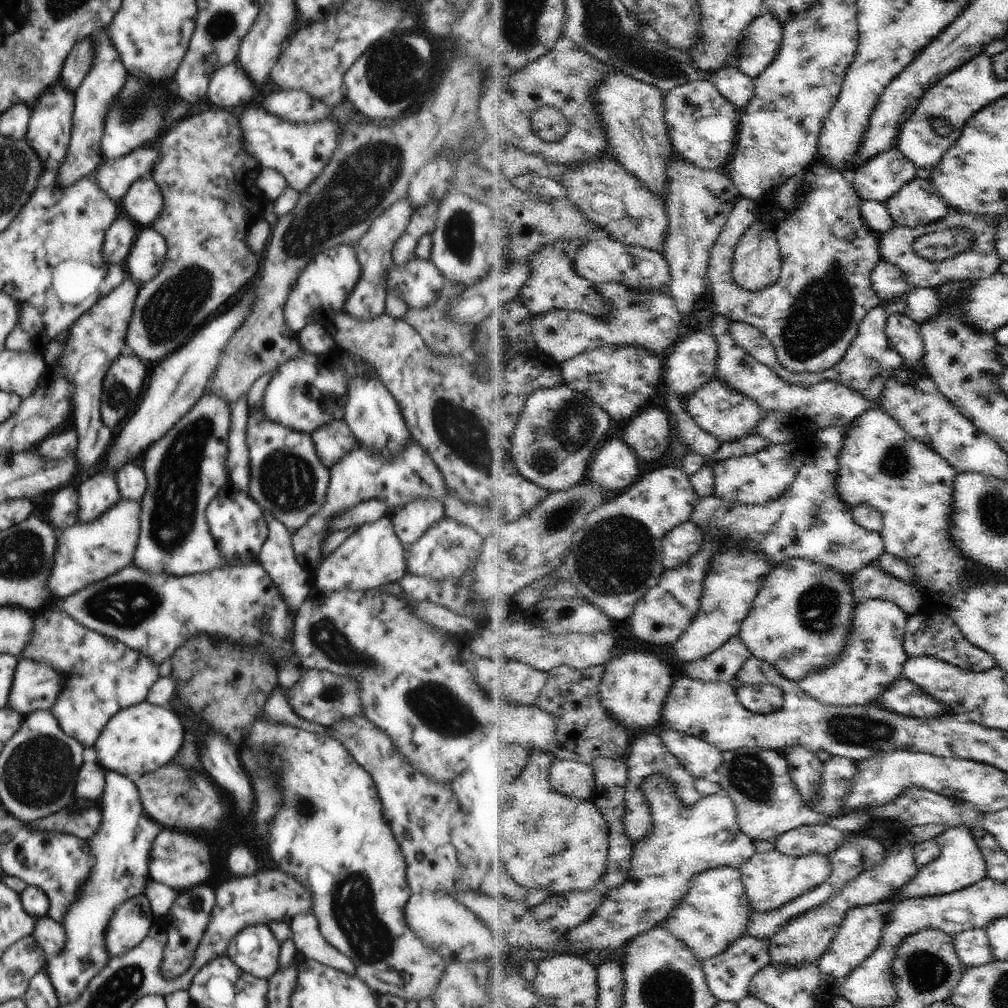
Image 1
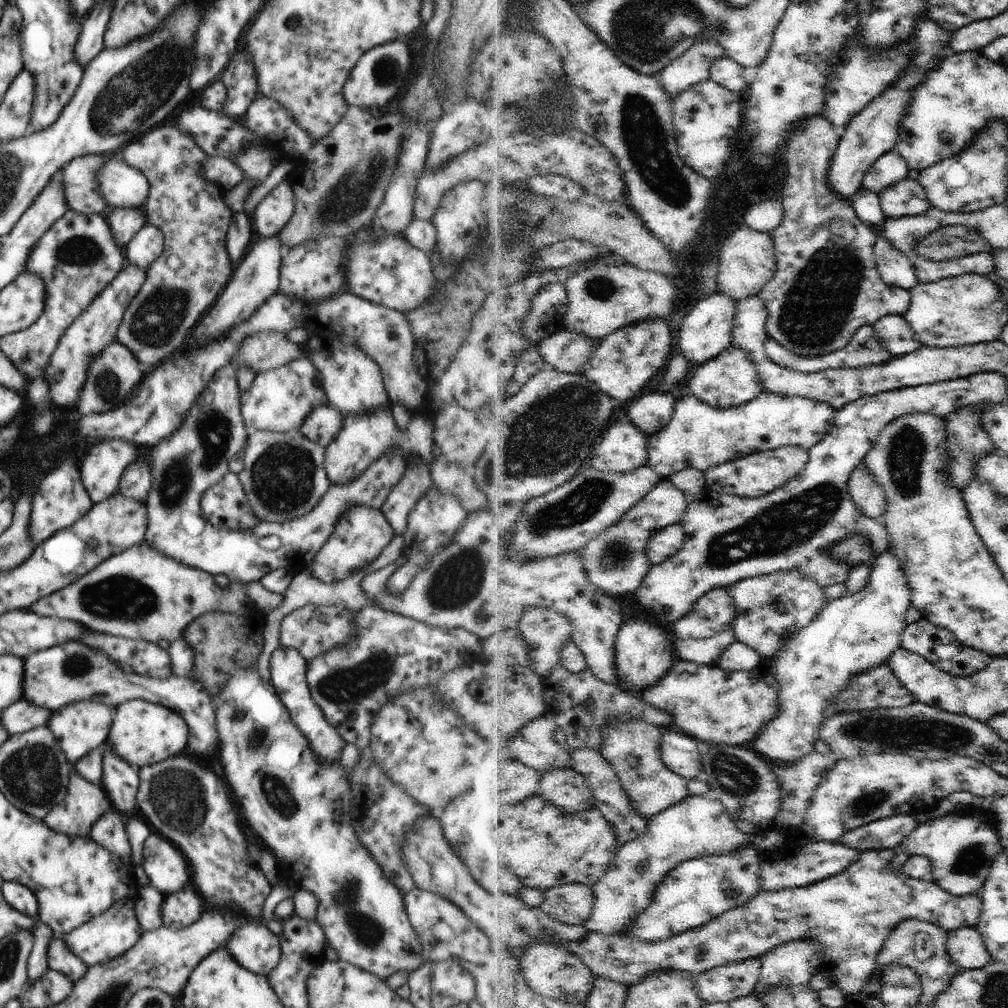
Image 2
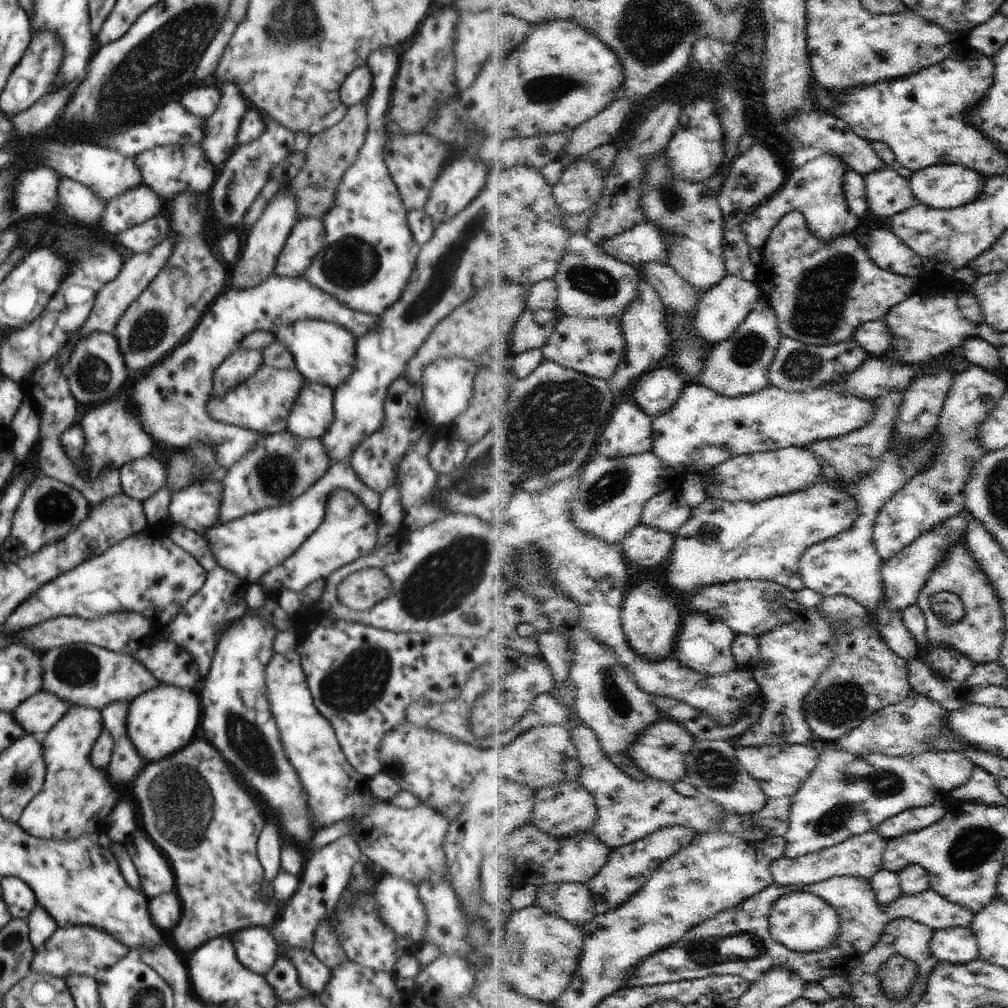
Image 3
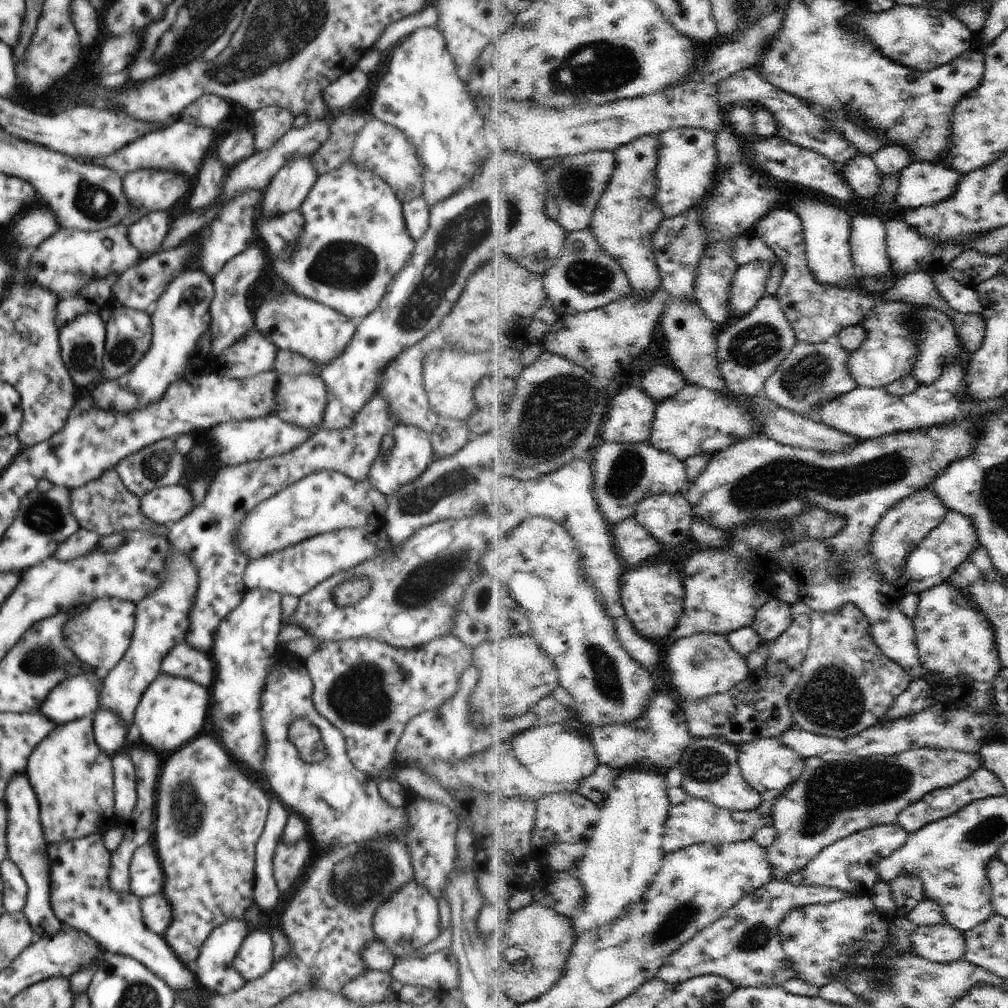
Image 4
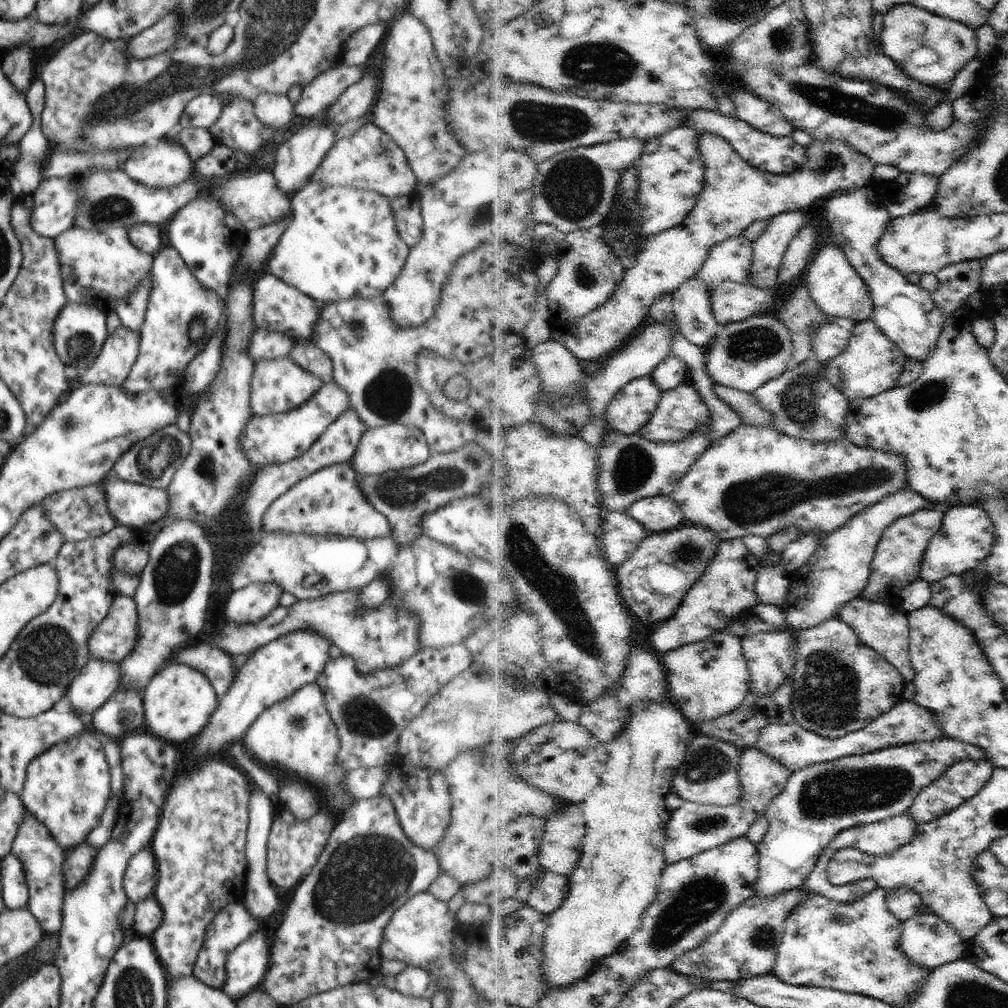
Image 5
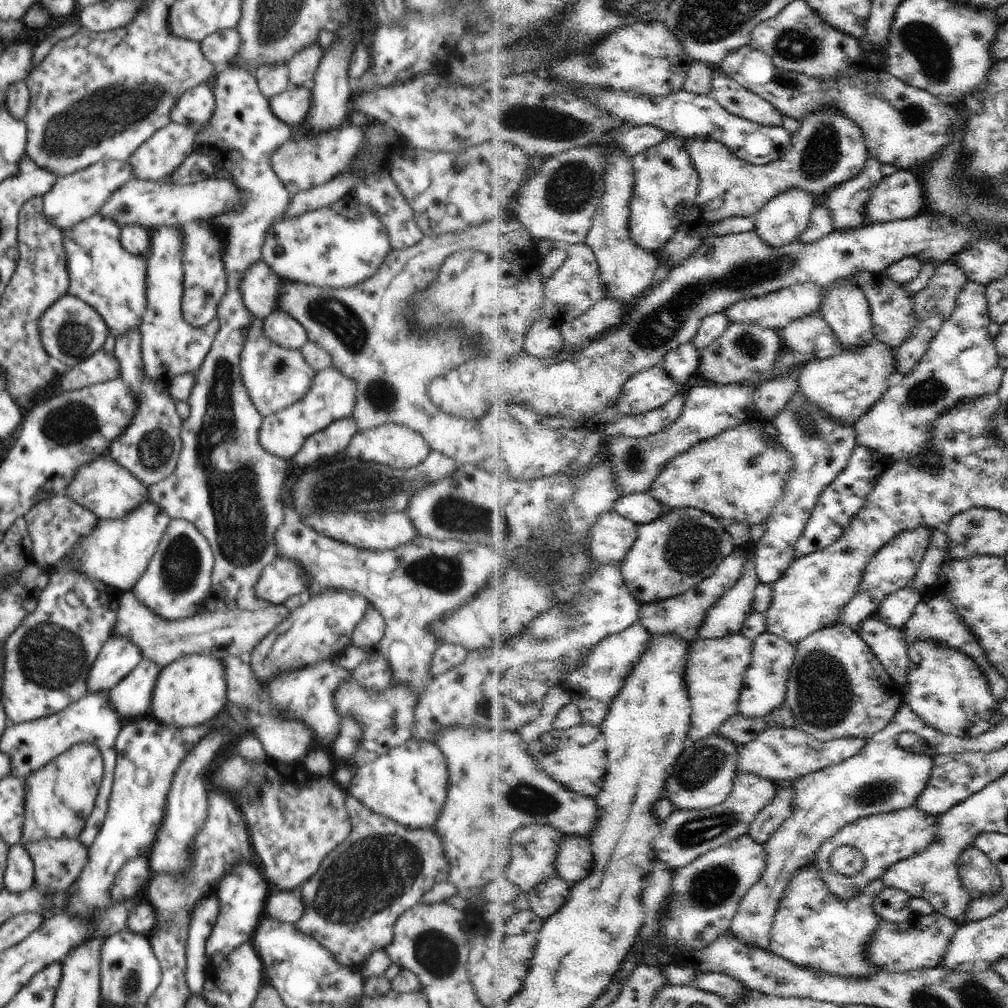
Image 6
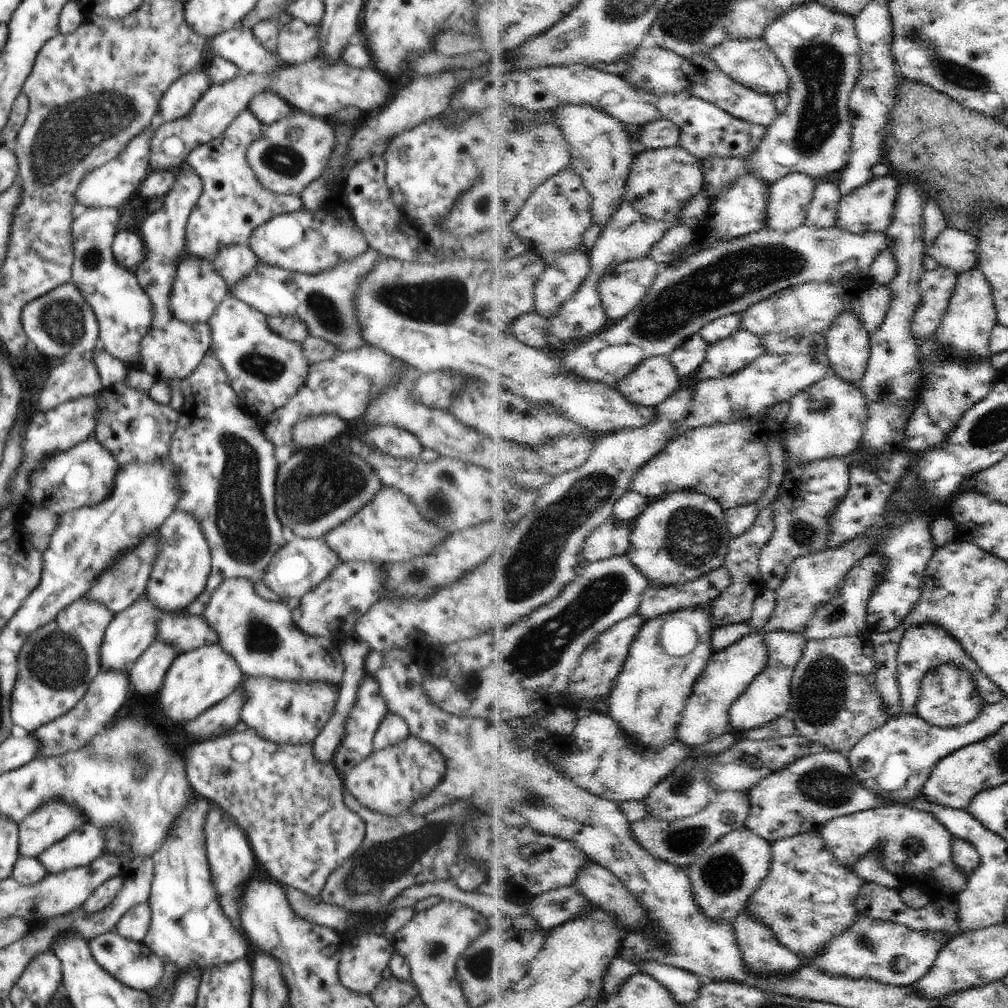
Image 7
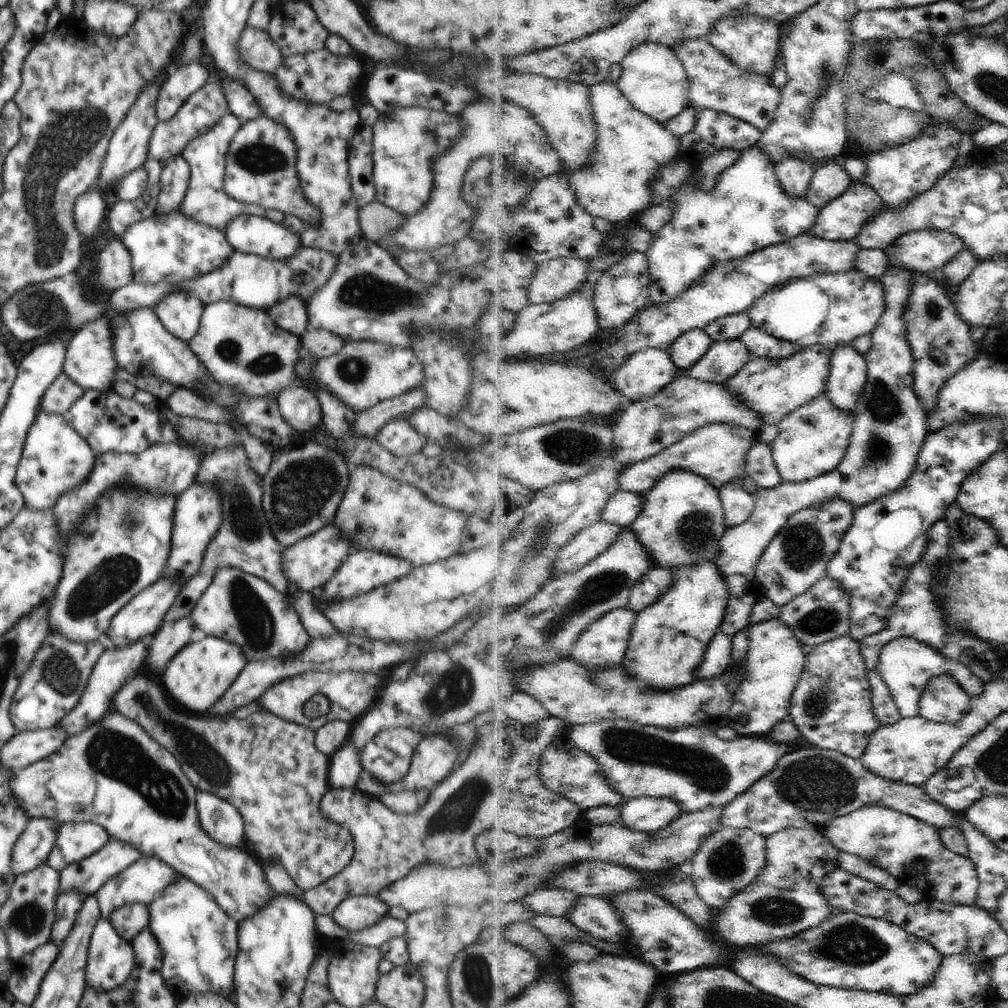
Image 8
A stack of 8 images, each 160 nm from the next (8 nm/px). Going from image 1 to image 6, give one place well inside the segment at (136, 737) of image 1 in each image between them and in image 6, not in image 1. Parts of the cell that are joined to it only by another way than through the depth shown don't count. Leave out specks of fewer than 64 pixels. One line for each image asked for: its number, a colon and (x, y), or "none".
2: (143, 733)
3: (160, 722)
4: (171, 712)
5: (178, 702)
6: (191, 691)

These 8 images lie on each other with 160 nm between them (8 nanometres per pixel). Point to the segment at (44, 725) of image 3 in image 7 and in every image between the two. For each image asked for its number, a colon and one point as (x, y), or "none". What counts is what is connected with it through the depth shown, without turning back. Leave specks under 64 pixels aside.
4: (74, 698)
5: (98, 680)
6: (118, 657)
7: (132, 631)

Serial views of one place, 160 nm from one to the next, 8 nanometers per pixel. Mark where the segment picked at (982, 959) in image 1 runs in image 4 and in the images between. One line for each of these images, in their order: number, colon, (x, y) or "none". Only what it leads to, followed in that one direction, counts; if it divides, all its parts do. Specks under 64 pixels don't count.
2: (966, 946)
3: (959, 945)
4: (944, 944)

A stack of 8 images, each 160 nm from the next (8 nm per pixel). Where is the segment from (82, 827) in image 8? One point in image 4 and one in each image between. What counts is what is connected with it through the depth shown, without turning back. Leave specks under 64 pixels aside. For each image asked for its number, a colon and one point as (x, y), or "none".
4: (27, 847)
5: (43, 859)
6: (58, 862)
7: (81, 847)

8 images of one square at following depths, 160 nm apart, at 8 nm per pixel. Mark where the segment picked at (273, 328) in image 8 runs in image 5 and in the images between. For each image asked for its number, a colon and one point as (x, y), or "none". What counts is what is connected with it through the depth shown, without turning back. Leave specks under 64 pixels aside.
5: (278, 385)
6: (275, 377)
7: (265, 370)

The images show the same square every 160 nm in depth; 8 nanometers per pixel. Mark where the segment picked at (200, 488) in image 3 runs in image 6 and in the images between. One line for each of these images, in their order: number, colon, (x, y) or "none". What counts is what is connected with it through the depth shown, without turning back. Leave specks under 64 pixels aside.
4: (167, 505)
5: (131, 504)
6: (105, 487)

